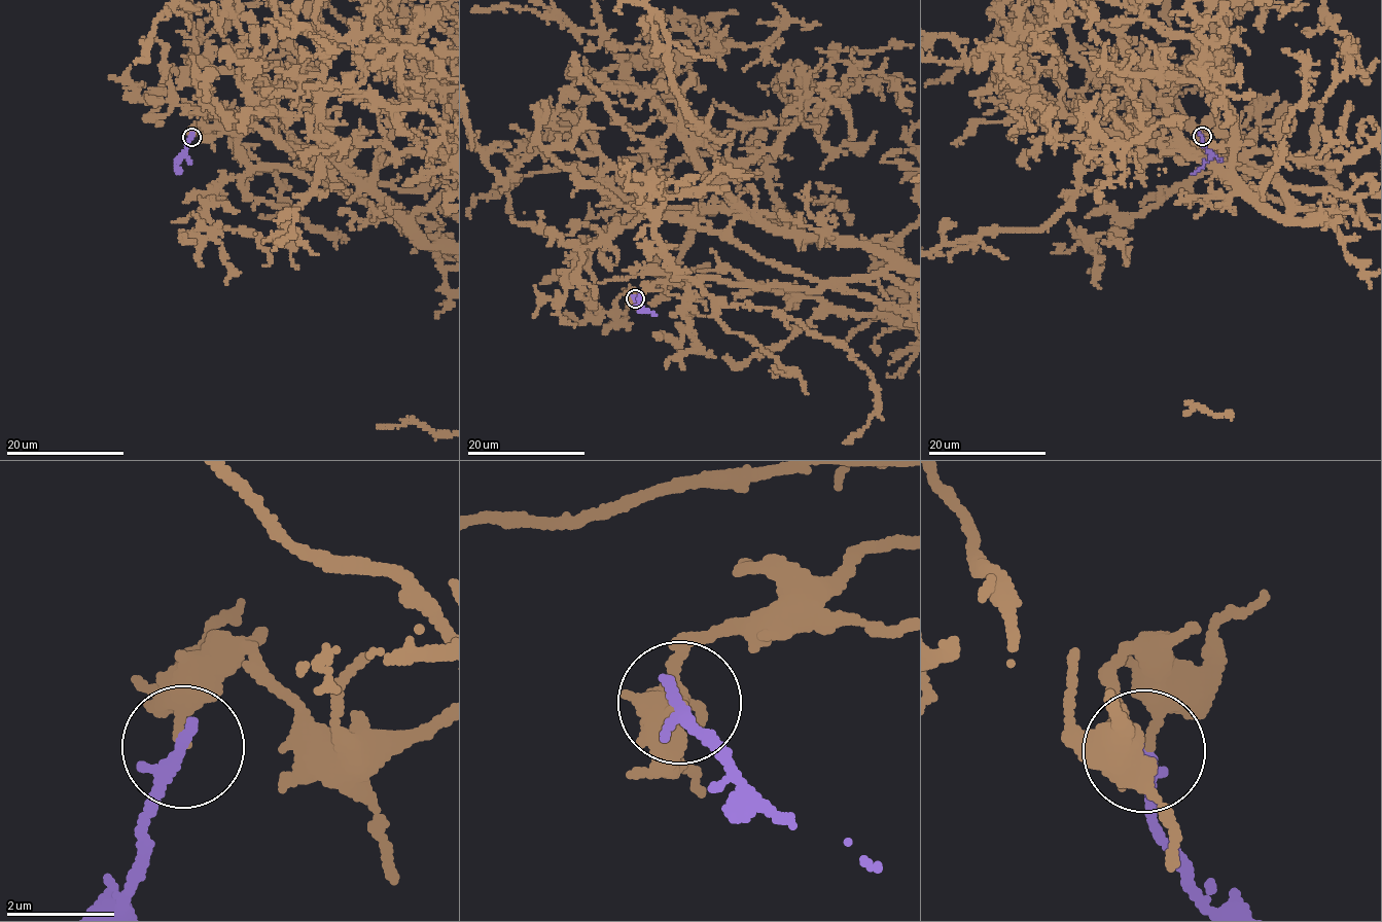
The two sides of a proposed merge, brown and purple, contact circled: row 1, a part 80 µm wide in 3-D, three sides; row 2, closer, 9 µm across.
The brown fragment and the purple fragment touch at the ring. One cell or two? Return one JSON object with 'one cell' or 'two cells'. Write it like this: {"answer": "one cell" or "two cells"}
{"answer": "two cells"}

